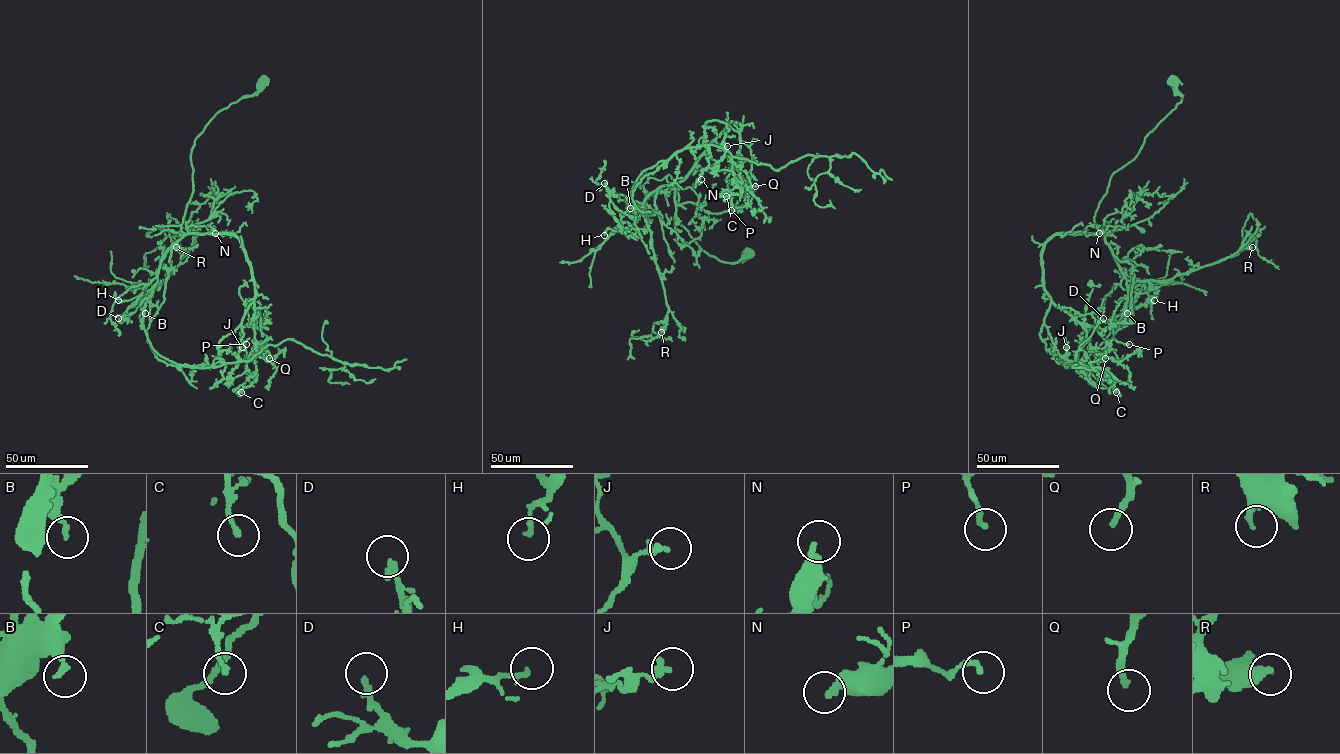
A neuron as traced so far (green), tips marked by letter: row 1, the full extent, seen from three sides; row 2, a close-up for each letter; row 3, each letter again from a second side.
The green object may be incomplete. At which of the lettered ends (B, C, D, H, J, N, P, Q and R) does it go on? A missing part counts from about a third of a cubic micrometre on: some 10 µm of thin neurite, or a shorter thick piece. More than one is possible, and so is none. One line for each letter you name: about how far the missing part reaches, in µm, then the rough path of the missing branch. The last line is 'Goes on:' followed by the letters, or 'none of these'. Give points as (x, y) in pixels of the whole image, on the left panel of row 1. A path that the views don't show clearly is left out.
Goes on: none of these

